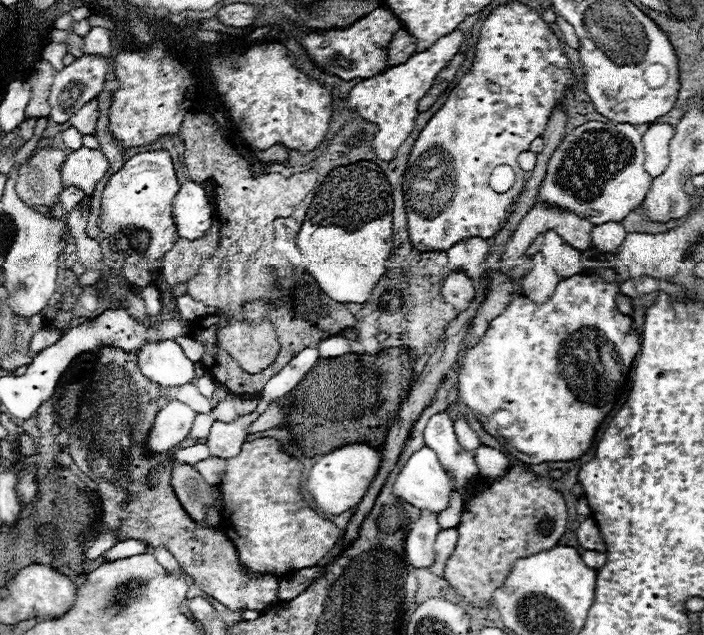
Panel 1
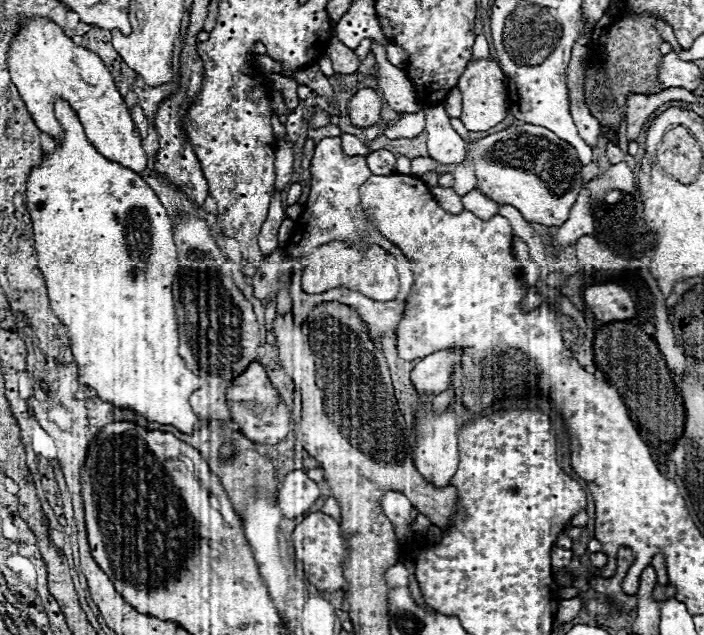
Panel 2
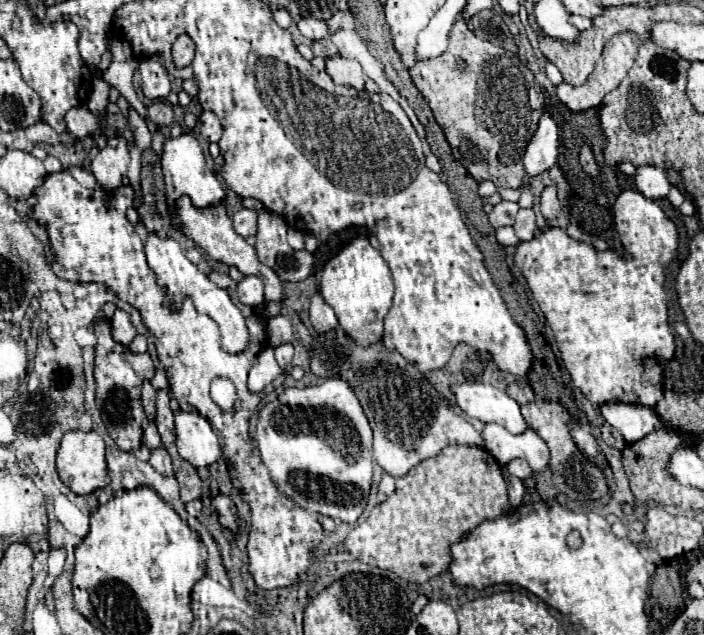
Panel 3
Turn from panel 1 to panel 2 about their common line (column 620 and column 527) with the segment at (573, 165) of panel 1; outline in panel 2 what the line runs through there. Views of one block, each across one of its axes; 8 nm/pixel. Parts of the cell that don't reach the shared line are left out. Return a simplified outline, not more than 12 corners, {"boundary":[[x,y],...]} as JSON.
{"boundary":[[534,124],[472,142],[478,190],[528,222],[564,224],[576,150]]}

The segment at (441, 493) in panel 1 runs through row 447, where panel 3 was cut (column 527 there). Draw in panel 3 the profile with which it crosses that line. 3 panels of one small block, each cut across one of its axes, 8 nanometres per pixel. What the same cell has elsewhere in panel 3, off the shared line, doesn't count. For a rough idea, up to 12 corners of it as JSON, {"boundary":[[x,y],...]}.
{"boundary":[[482,382],[452,384],[458,408],[512,434],[528,428],[516,400]]}

